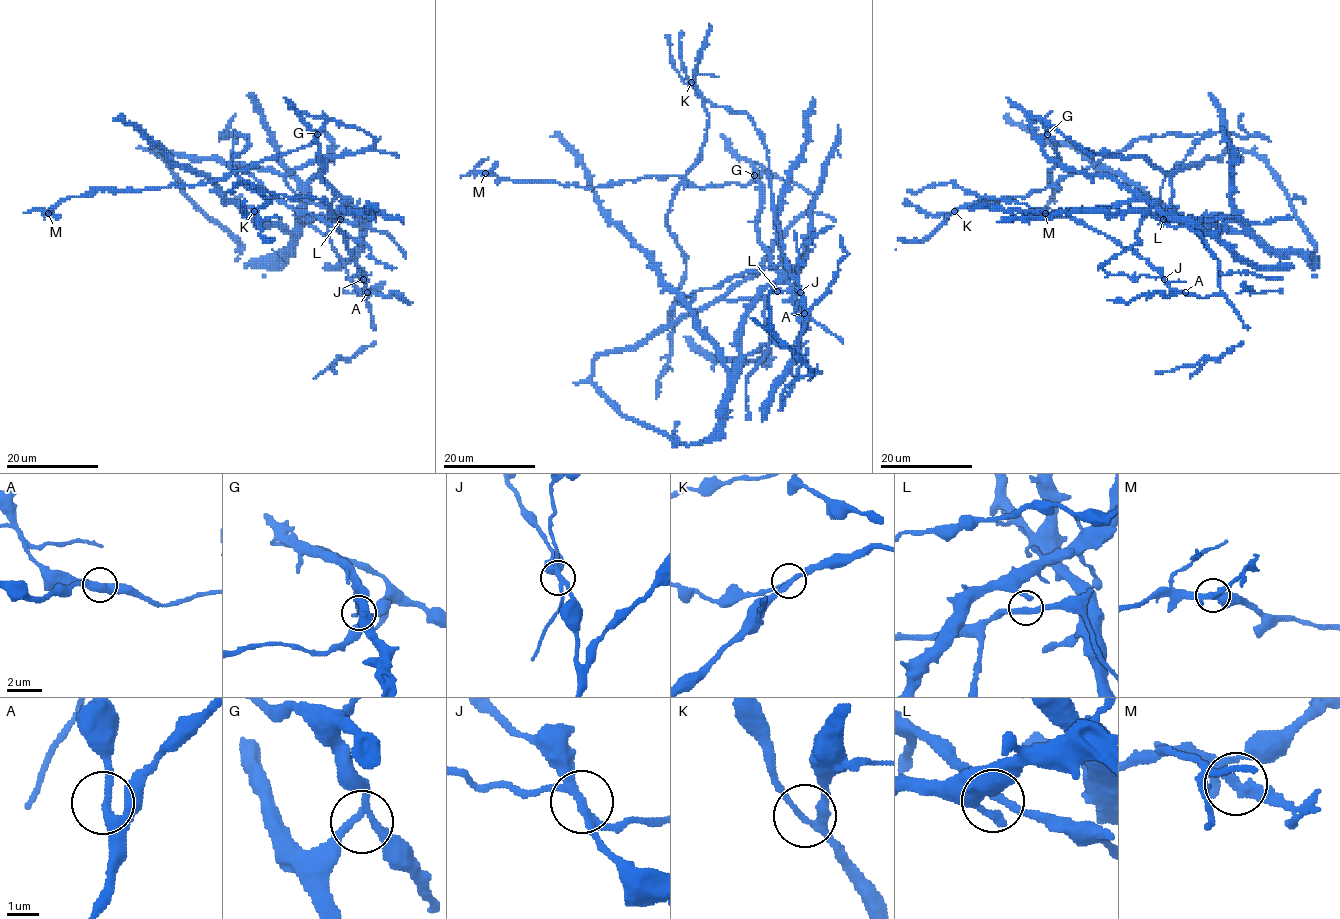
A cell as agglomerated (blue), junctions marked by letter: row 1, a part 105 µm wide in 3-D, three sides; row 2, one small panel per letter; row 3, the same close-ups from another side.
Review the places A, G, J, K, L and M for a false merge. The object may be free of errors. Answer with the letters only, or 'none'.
J

